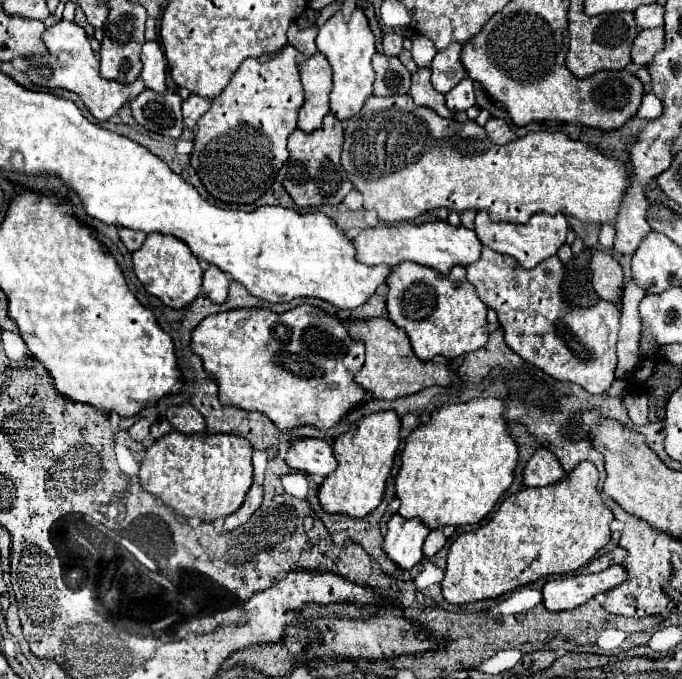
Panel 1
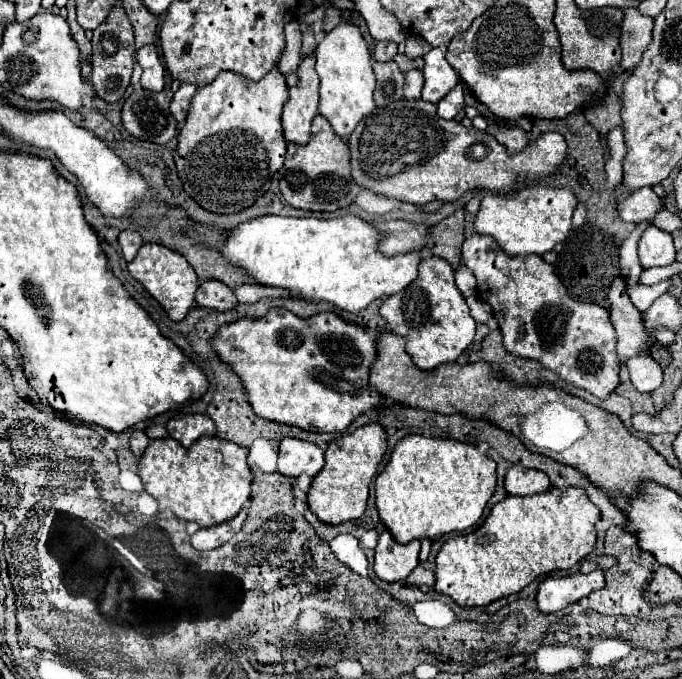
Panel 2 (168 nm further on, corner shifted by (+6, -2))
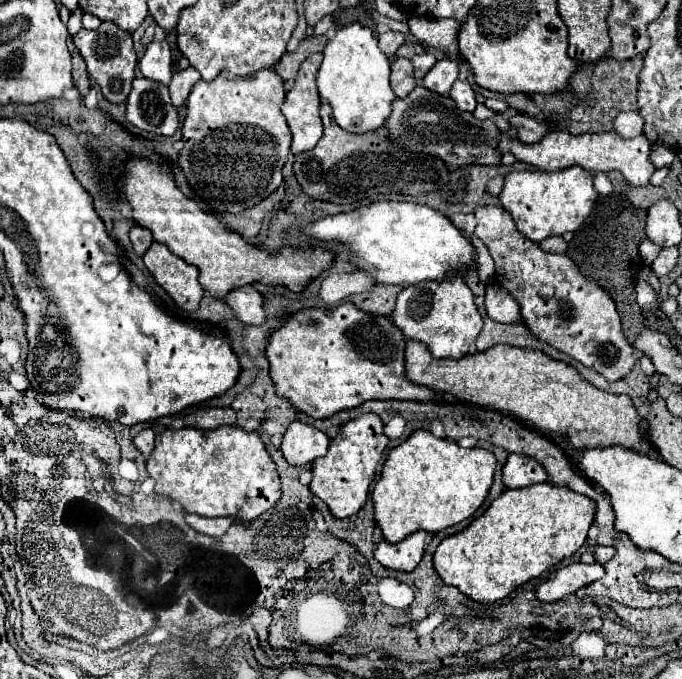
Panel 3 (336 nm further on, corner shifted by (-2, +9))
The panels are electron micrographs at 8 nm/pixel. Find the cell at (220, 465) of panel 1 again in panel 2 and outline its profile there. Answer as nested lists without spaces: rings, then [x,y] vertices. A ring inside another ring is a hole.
[[[204,436],[190,448],[184,448],[172,438],[162,438],[152,440],[144,450],[138,474],[144,490],[158,500],[160,510],[170,510],[180,520],[194,520],[202,528],[210,528],[232,520],[250,498],[252,472],[246,464],[246,456],[246,448],[216,436]]]

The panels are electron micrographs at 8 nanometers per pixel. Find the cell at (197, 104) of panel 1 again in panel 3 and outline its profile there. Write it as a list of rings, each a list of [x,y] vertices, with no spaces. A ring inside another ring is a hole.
[[[194,67],[180,69],[180,71],[176,71],[172,75],[172,81],[170,81],[170,97],[172,97],[172,105],[174,107],[184,105],[184,101],[190,95],[190,89],[194,87],[196,81],[200,81],[200,73]]]

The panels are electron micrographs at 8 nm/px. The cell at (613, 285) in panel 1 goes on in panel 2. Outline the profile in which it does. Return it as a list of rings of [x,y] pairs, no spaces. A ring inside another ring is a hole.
[[[614,278],[606,290],[610,304],[610,320],[618,338],[618,356],[622,362],[636,356],[644,344],[644,328],[640,324],[640,310],[630,302],[622,278]]]

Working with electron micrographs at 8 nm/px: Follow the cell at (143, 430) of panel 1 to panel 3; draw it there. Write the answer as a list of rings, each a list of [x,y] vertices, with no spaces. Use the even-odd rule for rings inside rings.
[[[152,429],[140,431],[140,433],[134,437],[134,445],[138,447],[138,451],[140,451],[144,457],[148,457],[148,455],[152,453],[152,449],[154,449],[154,431],[152,431]]]

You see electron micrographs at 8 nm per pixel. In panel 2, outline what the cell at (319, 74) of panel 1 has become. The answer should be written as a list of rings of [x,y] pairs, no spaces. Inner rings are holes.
[[[314,54],[304,56],[298,68],[298,82],[290,88],[290,100],[284,104],[282,126],[286,142],[306,144],[310,126],[318,114],[318,74],[314,70]]]

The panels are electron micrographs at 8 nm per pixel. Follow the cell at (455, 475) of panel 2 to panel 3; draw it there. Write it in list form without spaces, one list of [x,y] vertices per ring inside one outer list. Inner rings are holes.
[[[414,431],[402,445],[394,447],[384,463],[382,475],[374,485],[374,523],[380,527],[384,541],[398,543],[414,531],[438,533],[452,527],[476,513],[488,495],[496,469],[496,459],[486,449],[462,449],[458,443],[448,439],[436,439],[430,431]]]

